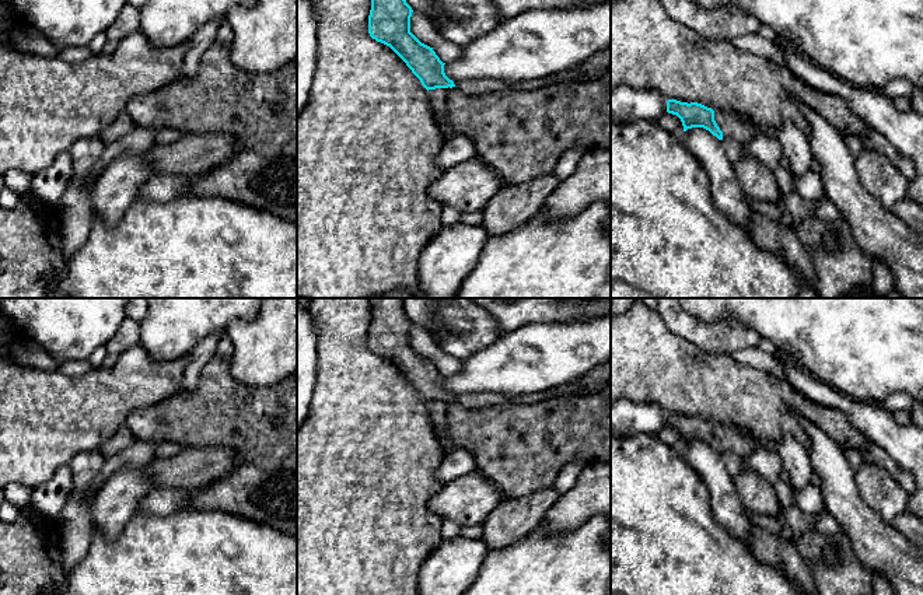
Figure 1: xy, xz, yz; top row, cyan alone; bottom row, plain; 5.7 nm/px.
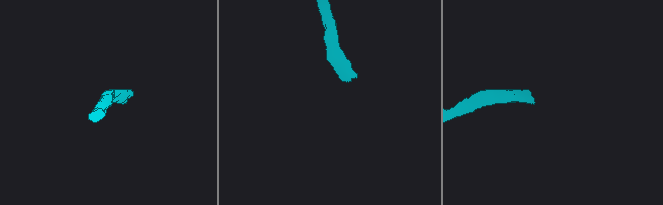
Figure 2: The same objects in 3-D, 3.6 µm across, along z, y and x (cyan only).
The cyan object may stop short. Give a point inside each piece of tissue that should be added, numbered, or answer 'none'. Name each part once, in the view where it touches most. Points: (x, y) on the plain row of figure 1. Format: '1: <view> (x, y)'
1: yz (740, 443)

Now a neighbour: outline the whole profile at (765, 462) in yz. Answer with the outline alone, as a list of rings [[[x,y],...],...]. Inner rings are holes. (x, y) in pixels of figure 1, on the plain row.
[[[763,447],[759,448],[748,458],[742,459],[742,466],[756,472],[772,483],[784,511],[793,507],[793,487],[790,483],[783,482],[779,476],[783,465],[780,462],[779,454],[775,449],[768,449]]]

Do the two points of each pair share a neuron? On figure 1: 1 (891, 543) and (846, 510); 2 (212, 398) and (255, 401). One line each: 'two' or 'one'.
1: one
2: one

